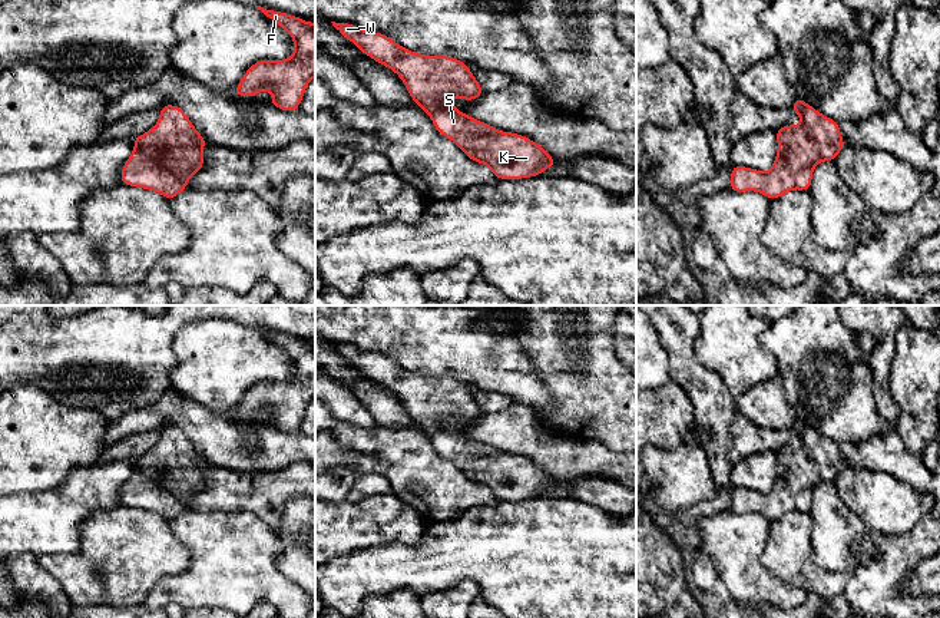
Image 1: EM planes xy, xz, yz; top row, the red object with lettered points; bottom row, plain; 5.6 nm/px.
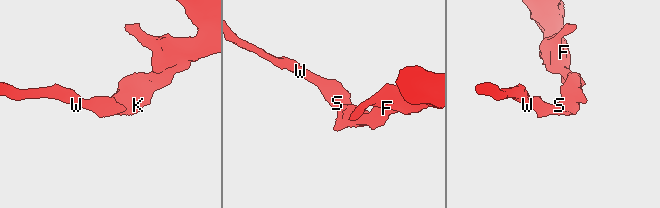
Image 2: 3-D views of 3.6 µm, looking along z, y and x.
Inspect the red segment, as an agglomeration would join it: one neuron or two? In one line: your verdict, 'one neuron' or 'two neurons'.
one neuron

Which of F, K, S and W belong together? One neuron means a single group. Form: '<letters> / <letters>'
F K S W

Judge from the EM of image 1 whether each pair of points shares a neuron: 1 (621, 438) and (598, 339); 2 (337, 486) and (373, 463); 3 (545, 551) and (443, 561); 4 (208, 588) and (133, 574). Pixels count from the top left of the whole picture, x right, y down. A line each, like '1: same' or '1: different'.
1: same
2: different
3: same
4: different

